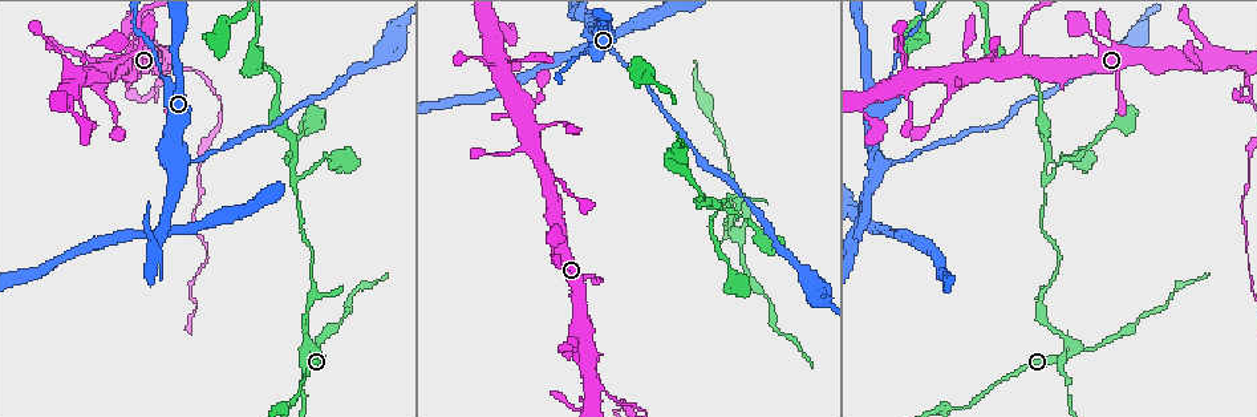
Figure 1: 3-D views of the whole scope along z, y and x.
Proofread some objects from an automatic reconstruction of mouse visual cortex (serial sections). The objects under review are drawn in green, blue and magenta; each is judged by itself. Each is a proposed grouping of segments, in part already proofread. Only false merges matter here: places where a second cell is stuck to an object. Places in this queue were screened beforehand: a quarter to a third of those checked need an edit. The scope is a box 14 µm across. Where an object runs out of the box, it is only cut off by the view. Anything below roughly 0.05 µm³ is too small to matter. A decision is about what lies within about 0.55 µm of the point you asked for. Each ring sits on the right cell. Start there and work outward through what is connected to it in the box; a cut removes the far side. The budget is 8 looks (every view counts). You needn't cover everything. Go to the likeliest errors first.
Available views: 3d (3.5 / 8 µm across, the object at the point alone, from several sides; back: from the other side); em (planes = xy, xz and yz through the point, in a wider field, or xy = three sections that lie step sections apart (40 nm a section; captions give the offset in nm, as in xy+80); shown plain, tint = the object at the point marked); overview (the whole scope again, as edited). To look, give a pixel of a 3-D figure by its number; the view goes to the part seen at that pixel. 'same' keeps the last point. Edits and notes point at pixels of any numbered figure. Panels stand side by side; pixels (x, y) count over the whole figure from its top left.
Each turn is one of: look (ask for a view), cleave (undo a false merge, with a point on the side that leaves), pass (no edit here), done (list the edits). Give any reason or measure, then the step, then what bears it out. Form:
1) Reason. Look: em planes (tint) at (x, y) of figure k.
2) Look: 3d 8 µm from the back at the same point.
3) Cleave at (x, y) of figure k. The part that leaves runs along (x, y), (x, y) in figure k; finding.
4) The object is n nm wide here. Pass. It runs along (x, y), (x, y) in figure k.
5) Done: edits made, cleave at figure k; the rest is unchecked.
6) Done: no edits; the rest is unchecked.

Four-way junction. Look: 3d 3.5 µm at (315, 347) of figure 1.

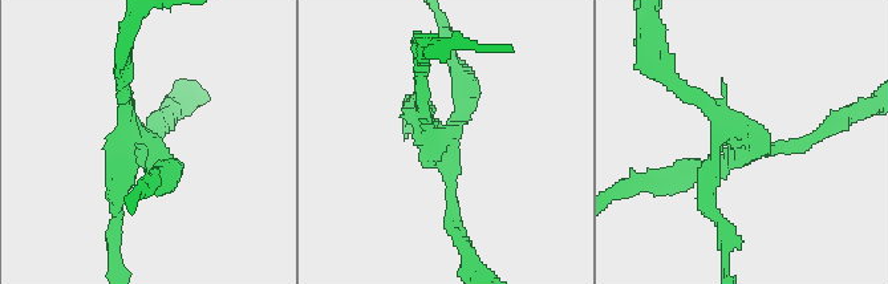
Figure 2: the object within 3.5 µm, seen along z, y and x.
4 arms meet here; the arms are 150, 150, 250, 250 nm wide. Look: em planes (tint) at (146, 142) of figure 2.

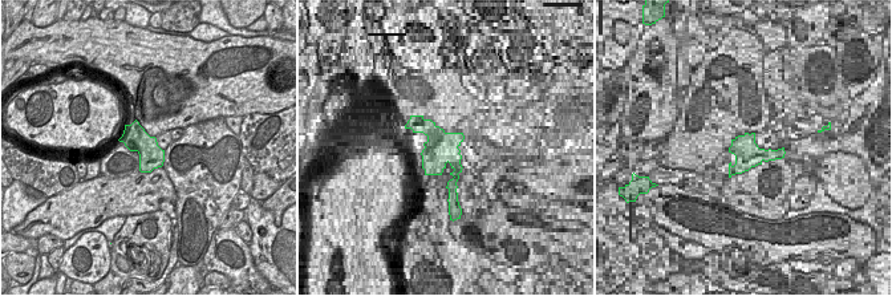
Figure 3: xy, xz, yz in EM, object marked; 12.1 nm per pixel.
The object is 300 nm wide here. Cleave at (414, 100) of figure 2. The part that leaves runs along (440, 140), (424, 122), (424, 52) in figure 2; two cells meet here.

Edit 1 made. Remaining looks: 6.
Look: overview.

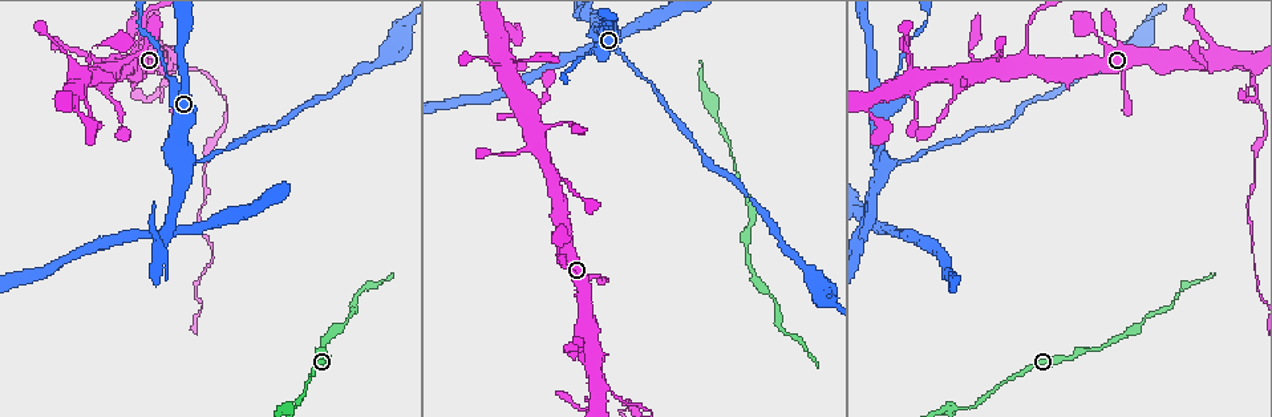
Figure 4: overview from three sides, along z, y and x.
Thick turns thin. Look: 3d 3.5 µm at (593, 48) of figure 4.

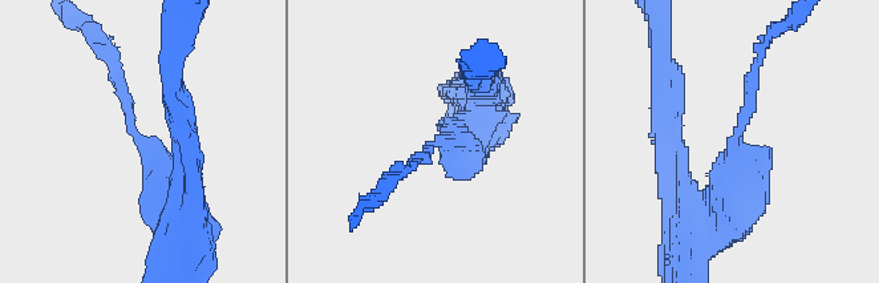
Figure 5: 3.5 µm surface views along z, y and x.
The arms are 150, 400 nm wide. Look: em xy step 5 (tint) at (144, 144) of figure 5.

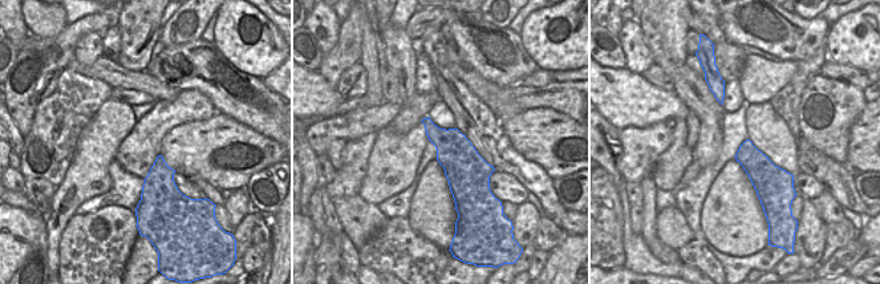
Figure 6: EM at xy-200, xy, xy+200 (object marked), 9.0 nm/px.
Cleave at (750, 84) of figure 5. The part that leaves runs along (741, 129), (754, 64), (782, 28) in figure 5; two cells meet here.

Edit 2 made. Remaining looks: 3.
Look: overview.

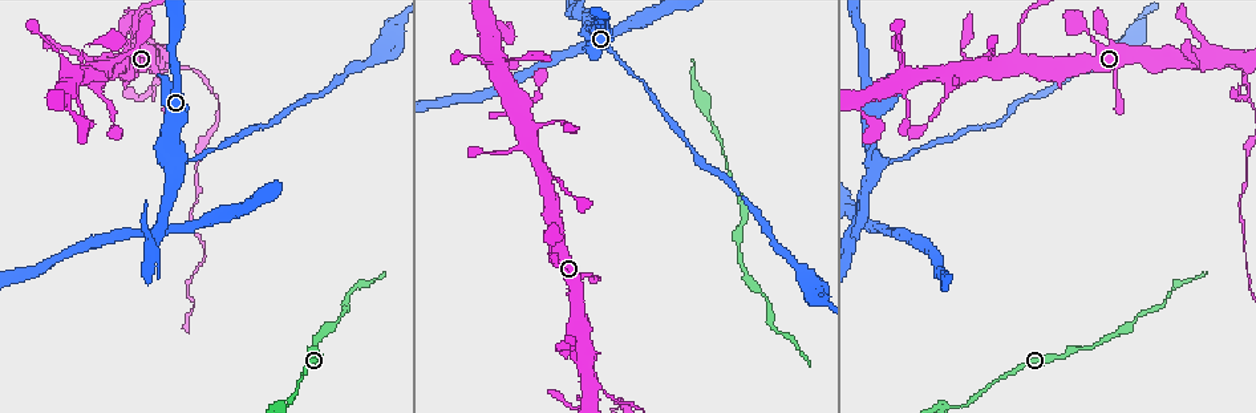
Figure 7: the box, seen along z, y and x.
Small branch off a trunk. Look: 3d 3.5 µm from the back at (600, 388) of figure 7.

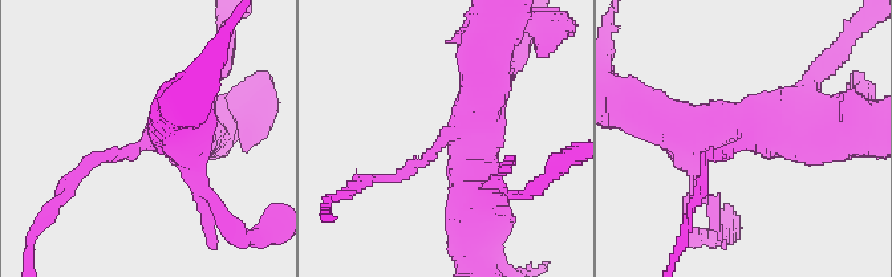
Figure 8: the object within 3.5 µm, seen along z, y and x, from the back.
Look: em xy step 1 (tint) at (749, 135) of figure 8.

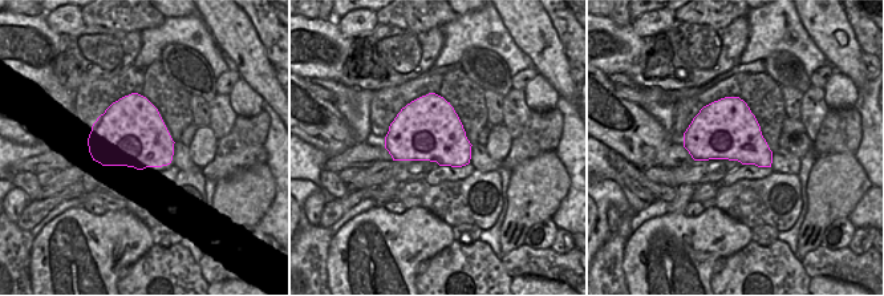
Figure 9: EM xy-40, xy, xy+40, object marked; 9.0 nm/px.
The object is 600 nm wide here. Cleave at (398, 176) of figure 8. The part that leaves runs along (432, 154), (337, 195) in figure 8; two cells meet here.

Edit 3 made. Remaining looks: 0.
Done: edits made, cleave at figure 2, cleave at figure 5, cleave at figure 8; the rest is unchecked.

